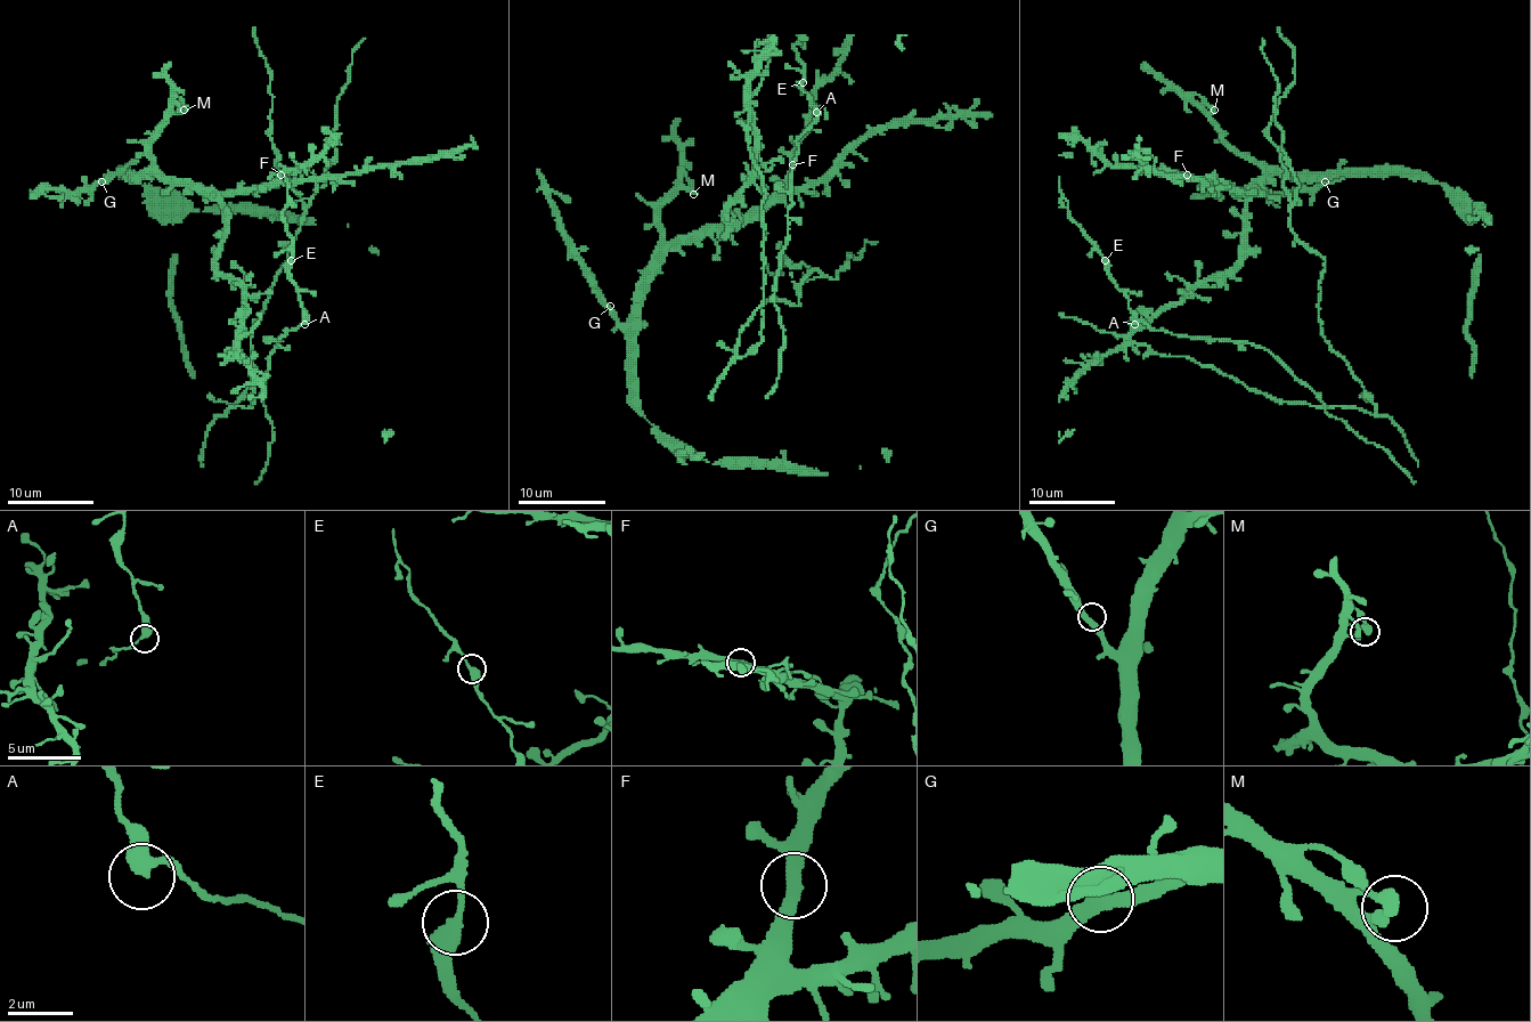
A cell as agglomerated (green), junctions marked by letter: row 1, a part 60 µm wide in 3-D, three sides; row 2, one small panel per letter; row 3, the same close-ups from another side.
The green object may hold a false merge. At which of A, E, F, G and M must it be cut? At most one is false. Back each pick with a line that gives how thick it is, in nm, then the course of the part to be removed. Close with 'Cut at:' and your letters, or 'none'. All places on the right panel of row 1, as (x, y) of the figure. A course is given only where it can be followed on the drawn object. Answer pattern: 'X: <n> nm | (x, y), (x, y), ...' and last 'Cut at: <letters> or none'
Cut at: none

